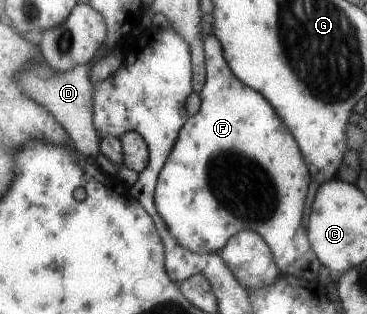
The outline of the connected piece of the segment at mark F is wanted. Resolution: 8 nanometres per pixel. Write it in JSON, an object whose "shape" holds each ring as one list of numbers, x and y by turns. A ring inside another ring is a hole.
{"shape":[[212,32,207,35,206,45,206,83,199,93,201,105,199,111,187,121,179,145,174,145,175,153,163,169,163,177,158,177,155,189,155,207,167,222,171,235,181,247,191,253,220,253,227,241,239,231,251,230,258,233,270,246,271,253,281,273,305,278,309,282,318,282,319,262,313,267,313,253,303,227,303,211,307,201,307,187,311,183,311,170,303,161,302,150,294,133,283,123,274,106,256,89,235,77,226,60,222,42]]}

